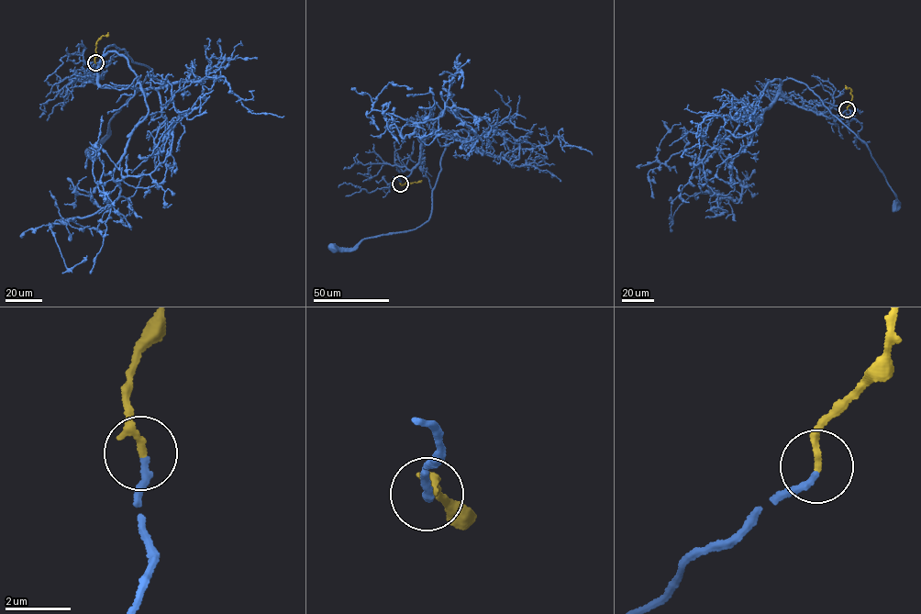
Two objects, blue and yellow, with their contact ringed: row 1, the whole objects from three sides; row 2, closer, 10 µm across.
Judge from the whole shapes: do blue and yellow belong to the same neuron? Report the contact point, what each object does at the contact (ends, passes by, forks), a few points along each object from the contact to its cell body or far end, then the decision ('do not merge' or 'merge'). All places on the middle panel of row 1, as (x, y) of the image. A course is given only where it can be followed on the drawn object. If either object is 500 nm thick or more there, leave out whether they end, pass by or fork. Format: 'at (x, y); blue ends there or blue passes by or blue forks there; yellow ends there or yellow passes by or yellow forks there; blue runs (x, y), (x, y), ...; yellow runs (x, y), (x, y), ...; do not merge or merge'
at (400, 184); blue ends there; yellow ends there; blue runs (400, 184), (418, 161), (422, 141), (441, 130), (446, 144), (428, 220), (353, 248), (333, 248); yellow runs (400, 184), (422, 180); merge

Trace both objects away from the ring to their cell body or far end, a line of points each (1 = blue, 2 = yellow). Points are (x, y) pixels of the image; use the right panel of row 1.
1: (847, 109), (830, 118), (798, 107), (781, 93), (781, 83), (789, 78), (804, 83), (866, 144), (896, 205)
2: (847, 108), (852, 95), (849, 87), (845, 85)

